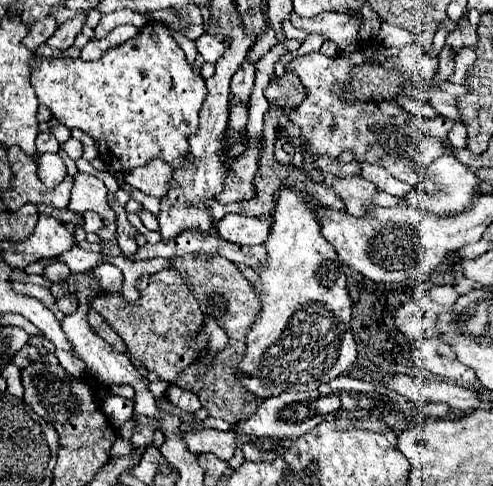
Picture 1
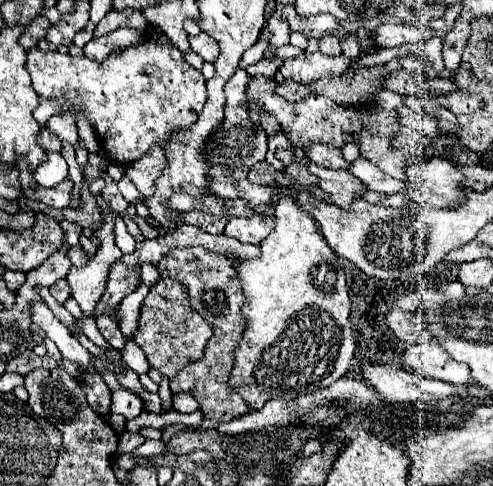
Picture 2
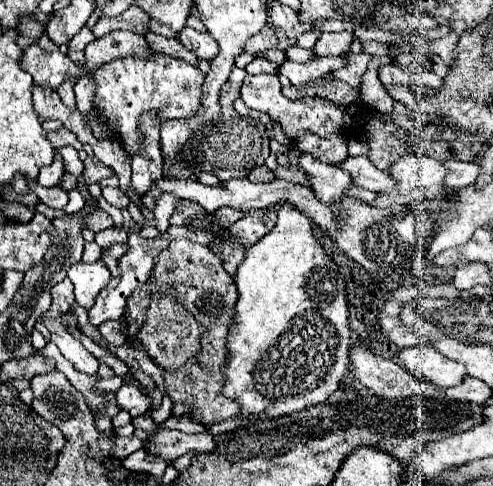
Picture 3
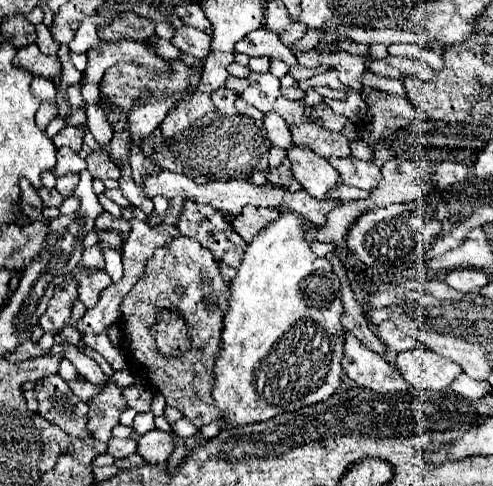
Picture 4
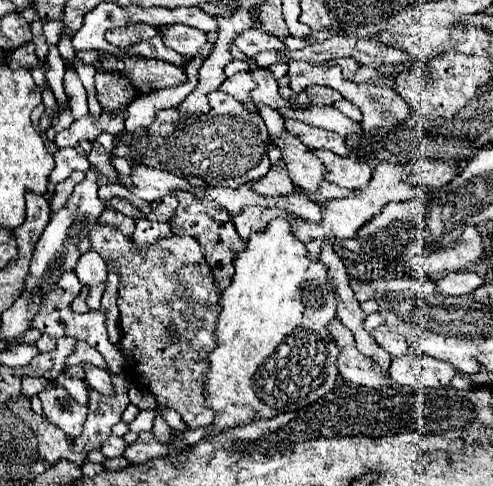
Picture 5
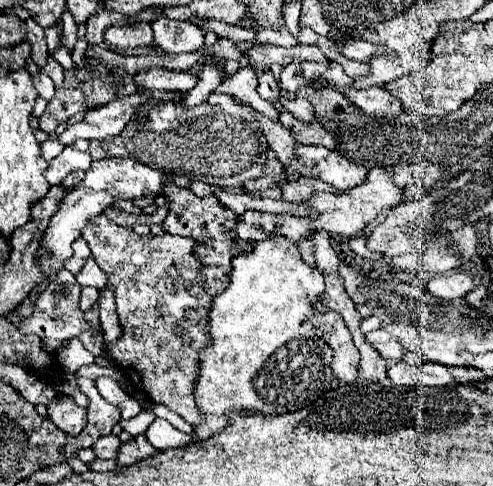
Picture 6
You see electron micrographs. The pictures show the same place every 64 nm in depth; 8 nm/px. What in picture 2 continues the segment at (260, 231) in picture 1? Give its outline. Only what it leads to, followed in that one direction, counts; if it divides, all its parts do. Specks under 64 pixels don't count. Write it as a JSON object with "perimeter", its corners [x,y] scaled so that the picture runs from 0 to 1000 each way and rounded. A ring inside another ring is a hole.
{"perimeter":[[[515,440],[511,449],[467,449],[454,481],[487,498],[527,502],[552,477],[556,444],[552,440]]]}

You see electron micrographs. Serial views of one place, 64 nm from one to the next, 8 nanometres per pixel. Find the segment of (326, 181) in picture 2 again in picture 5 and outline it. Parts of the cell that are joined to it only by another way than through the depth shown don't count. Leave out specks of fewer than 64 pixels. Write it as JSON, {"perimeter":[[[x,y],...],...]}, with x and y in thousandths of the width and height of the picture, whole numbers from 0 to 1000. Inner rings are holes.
{"perimeter":[[[588,272],[568,276],[560,305],[572,313],[592,374],[613,383],[621,395],[645,395],[645,383],[661,362],[657,337],[649,337],[649,329]]]}

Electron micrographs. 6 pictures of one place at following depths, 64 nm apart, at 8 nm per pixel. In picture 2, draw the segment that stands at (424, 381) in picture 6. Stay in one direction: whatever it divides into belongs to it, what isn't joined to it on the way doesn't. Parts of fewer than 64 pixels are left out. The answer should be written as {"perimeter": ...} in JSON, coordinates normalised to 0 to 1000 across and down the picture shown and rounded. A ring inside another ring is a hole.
{"perimeter":[[[884,700],[832,712],[819,724],[819,749],[828,749],[856,778],[897,782],[925,794],[937,794],[953,782],[949,753],[921,745]]]}

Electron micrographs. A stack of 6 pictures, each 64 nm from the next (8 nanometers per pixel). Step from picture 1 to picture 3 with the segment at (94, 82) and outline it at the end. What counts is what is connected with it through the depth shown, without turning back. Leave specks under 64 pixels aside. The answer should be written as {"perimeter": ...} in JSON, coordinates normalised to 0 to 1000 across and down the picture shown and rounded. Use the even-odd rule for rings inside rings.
{"perimeter":[[[65,91],[49,103],[41,140],[65,152],[69,169],[81,177],[97,177],[114,185],[138,156],[166,160],[170,140],[158,140],[138,115],[126,107],[89,107],[77,91]],[[312,111],[304,123],[284,123],[276,115],[227,123],[203,144],[195,144],[195,202],[191,226],[215,247],[223,280],[243,284],[264,317],[280,317],[288,280],[280,272],[280,243],[288,230],[320,226],[329,247],[337,243],[381,243],[406,218],[406,181],[414,152],[365,123],[333,111]]]}

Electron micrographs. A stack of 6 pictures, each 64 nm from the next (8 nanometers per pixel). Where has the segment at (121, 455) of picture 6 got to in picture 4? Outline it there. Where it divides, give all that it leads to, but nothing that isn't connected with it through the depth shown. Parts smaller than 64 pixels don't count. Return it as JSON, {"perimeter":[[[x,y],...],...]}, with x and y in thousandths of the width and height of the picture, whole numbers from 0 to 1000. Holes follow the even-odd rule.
{"perimeter":[[[308,885],[292,897],[284,897],[276,934],[284,934],[304,955],[337,955],[337,947],[345,942],[345,934],[353,926],[357,905],[377,909],[381,922],[394,922],[398,914],[406,914],[406,901],[394,901],[394,897],[377,901],[377,905],[365,905],[357,893],[341,893],[341,889],[329,889],[329,885]]]}

